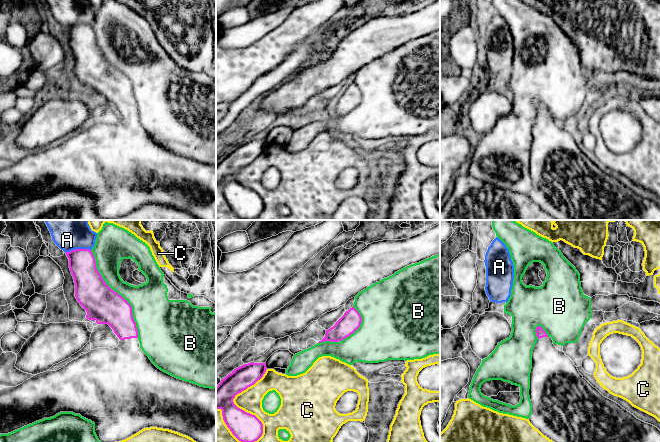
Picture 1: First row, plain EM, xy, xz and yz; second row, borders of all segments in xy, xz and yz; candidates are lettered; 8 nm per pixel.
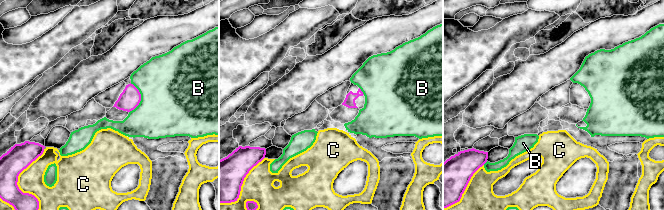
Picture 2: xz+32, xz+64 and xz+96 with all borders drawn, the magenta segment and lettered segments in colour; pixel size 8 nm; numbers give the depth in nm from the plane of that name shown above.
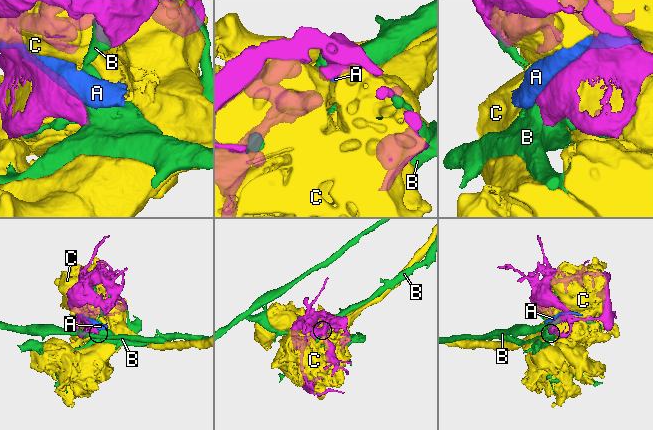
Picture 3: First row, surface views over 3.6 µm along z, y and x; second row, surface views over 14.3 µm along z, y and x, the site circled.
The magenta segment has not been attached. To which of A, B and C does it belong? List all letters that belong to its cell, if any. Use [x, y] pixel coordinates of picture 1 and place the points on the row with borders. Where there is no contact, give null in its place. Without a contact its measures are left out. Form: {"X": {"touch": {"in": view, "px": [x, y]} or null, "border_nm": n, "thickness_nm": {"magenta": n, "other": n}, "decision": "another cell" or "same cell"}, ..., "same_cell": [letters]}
{"A": {"touch": {"in": "xy", "px": [77, 249]}, "border_nm": 200, "thickness_nm": {"magenta": 220, "other": 340}, "decision": "another cell"}, "B": {"touch": {"in": "xy", "px": [117, 293]}, "border_nm": 800, "thickness_nm": {"magenta": 280, "other": 280}, "decision": "another cell"}, "C": {"touch": {"in": "xz", "px": [236, 406]}, "border_nm": 600, "thickness_nm": {"magenta": 220, "other": 190}, "decision": "another cell"}, "same_cell": []}

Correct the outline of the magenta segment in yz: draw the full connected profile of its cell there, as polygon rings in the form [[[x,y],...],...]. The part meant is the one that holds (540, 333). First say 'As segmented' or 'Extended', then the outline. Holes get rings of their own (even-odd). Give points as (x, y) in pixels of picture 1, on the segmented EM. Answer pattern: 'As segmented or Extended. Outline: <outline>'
Extended. Outline: [[[541,326],[536,327],[535,332],[538,340],[532,352],[532,369],[530,373],[529,389],[532,413],[529,417],[529,421],[536,429],[553,442],[660,442],[660,430],[657,427],[637,419],[633,414],[622,408],[619,404],[604,397],[579,373],[574,362],[566,356],[563,351],[558,350],[554,346],[552,338],[547,335]]]

